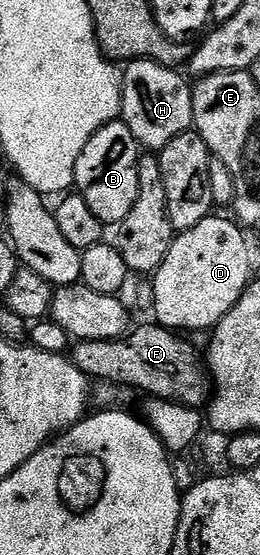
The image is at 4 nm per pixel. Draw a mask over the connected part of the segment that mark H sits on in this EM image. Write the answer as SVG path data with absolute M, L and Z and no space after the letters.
M130 61L124 66L121 83L121 115L120 120L135 135L138 145L145 151L160 151L179 135L193 129L193 91L190 82L180 77L176 68L160 65L158 61Z

